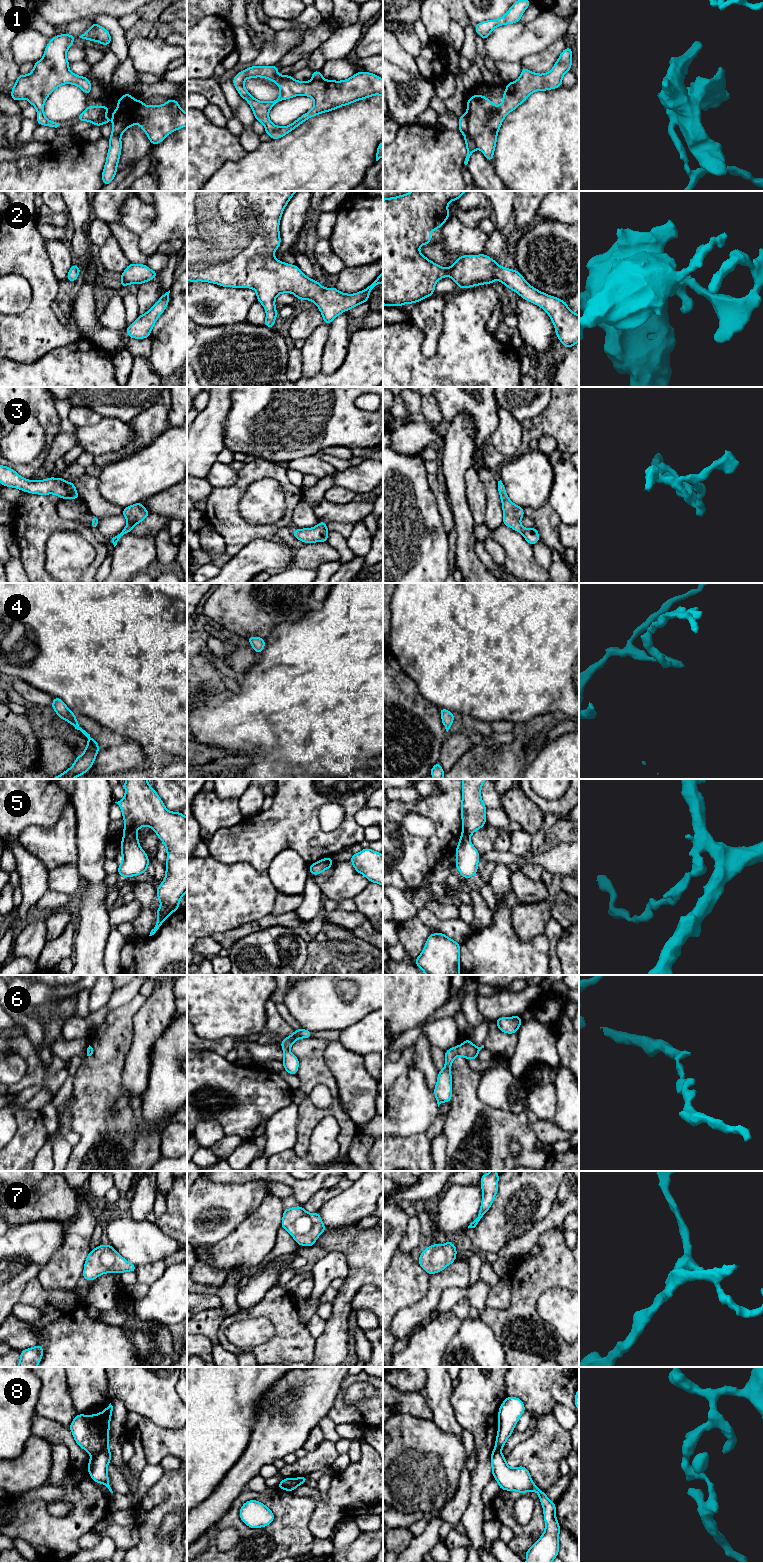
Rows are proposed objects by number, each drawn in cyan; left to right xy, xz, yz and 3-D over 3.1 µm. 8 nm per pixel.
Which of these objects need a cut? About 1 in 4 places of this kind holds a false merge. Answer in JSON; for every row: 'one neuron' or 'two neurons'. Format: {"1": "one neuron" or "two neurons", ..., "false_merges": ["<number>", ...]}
{"1": "two neurons", "2": "one neuron", "3": "one neuron", "4": "one neuron", "5": "two neurons", "6": "one neuron", "7": "one neuron", "8": "two neurons", "false_merges": ["1", "5", "8"]}

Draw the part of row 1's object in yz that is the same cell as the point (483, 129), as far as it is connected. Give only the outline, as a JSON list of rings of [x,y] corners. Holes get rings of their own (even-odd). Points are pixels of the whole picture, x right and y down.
[[[566,47],[551,71],[544,74],[522,67],[520,77],[506,84],[502,103],[496,106],[484,95],[472,95],[467,100],[469,119],[468,135],[477,148],[491,162],[497,142],[497,134],[506,115],[522,104],[535,91],[546,91],[562,86],[562,78],[572,65],[572,48]]]

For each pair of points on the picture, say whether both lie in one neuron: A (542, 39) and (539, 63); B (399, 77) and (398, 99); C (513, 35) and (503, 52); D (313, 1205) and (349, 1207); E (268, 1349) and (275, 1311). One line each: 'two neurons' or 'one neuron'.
A: two neurons
B: one neuron
C: one neuron
D: two neurons
E: one neuron

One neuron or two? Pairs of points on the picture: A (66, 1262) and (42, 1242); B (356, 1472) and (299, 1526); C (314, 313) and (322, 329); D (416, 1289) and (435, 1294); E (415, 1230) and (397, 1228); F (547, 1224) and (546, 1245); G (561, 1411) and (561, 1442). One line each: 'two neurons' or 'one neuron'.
A: two neurons
B: two neurons
C: two neurons
D: two neurons
E: two neurons
F: two neurons
G: two neurons

